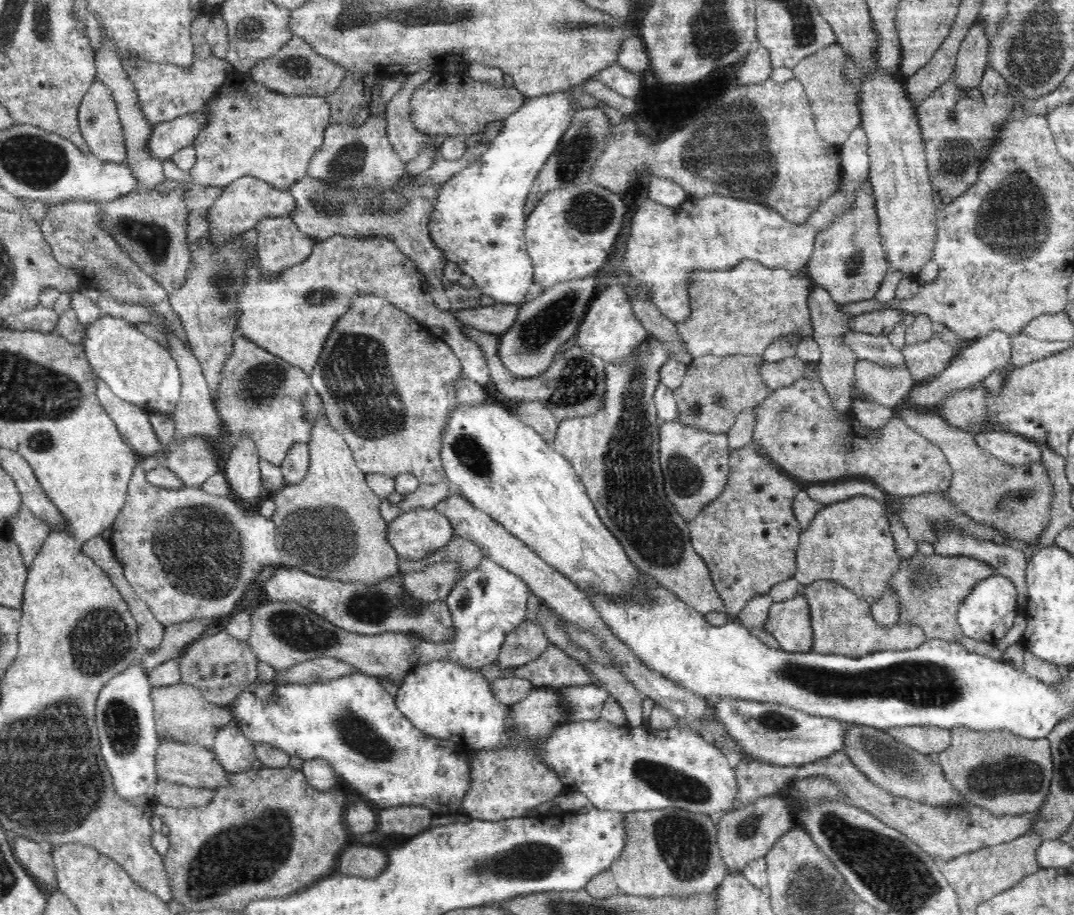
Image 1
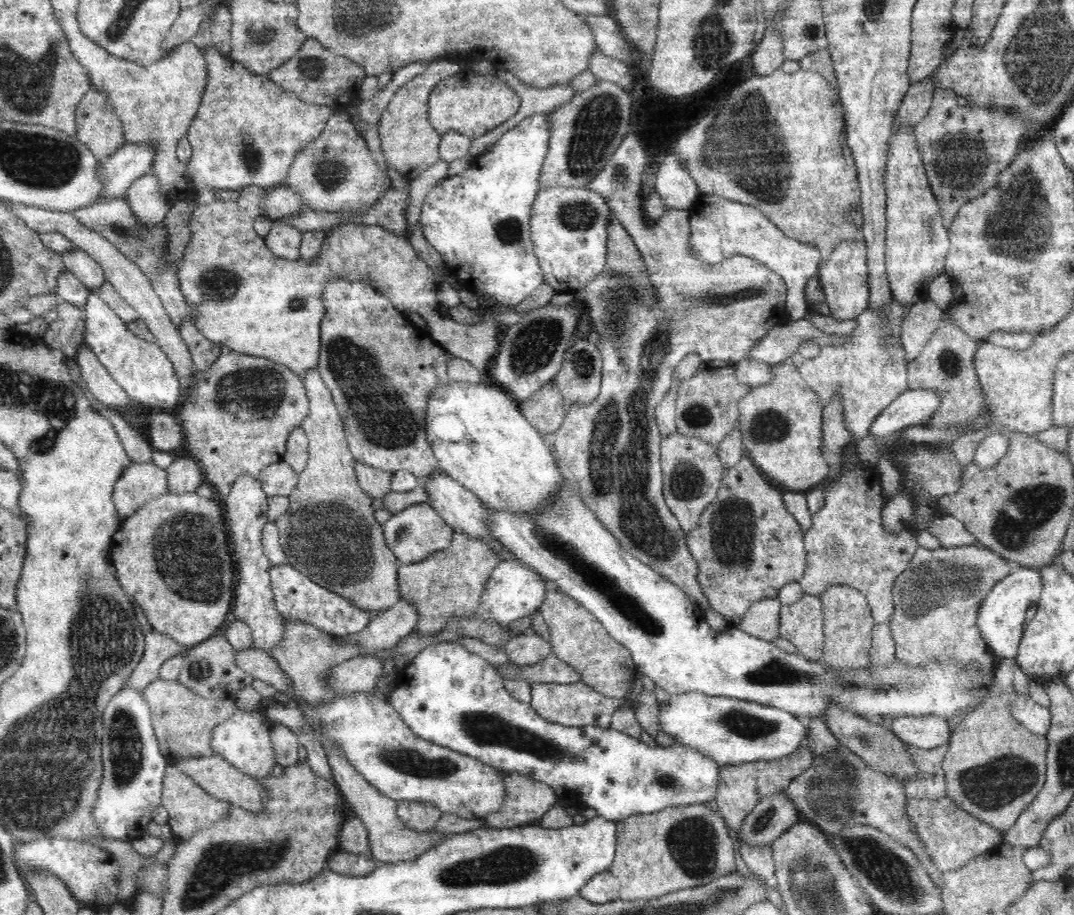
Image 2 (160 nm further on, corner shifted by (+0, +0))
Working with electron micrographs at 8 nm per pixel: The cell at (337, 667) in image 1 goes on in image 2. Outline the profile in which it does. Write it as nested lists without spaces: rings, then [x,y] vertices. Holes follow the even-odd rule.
[[[356,656],[332,666],[327,686],[340,694],[370,692],[384,673],[384,661],[374,656]]]

